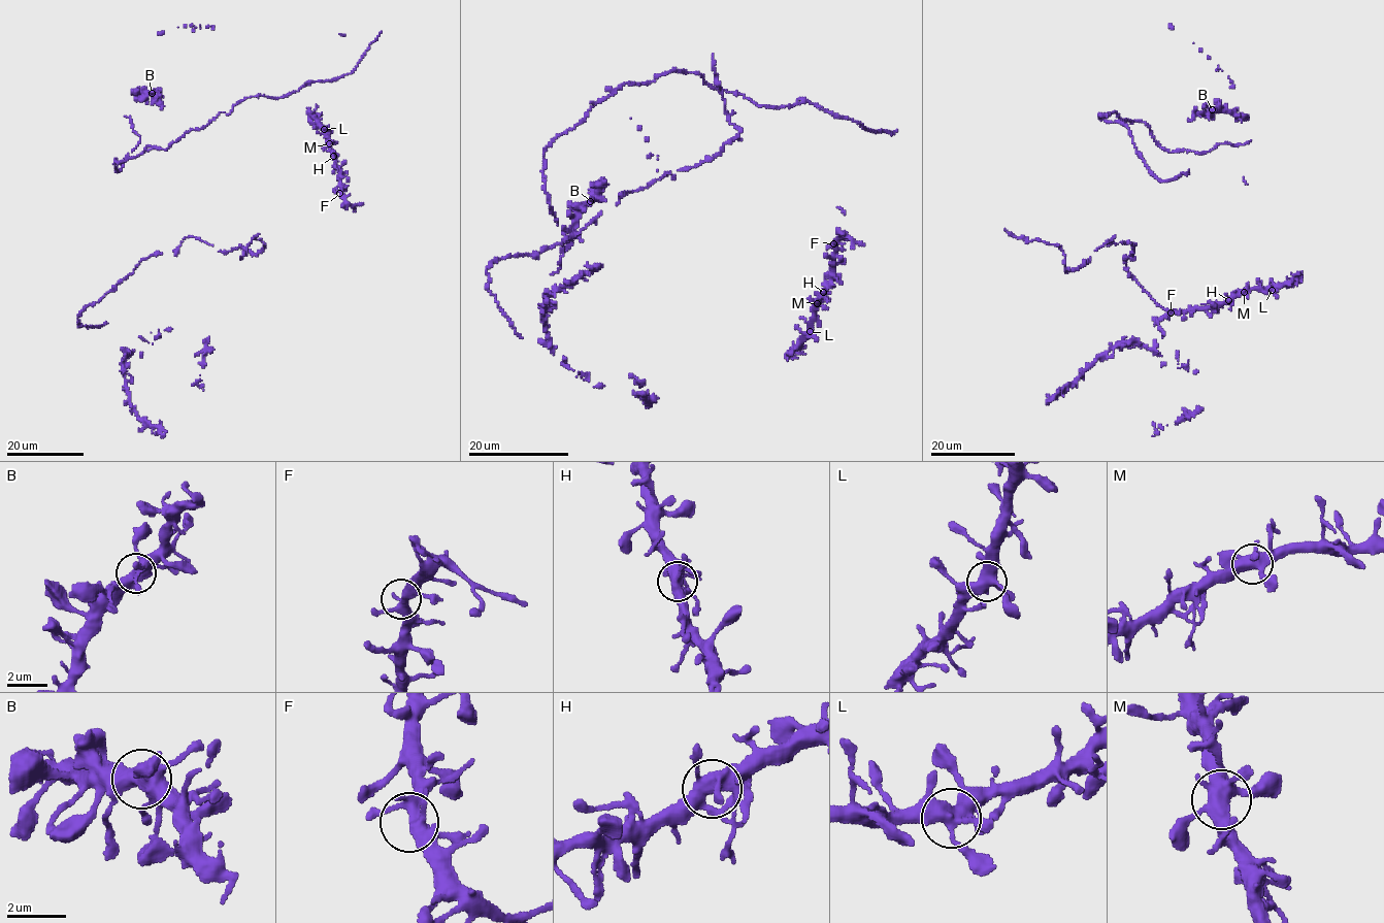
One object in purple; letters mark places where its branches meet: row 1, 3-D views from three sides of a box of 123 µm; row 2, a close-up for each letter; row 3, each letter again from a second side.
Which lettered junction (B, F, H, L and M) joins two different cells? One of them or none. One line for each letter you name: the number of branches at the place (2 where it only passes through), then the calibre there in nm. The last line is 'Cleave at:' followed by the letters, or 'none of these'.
H: Branches: 7. Thickness 480 nm
Cleave at: H

